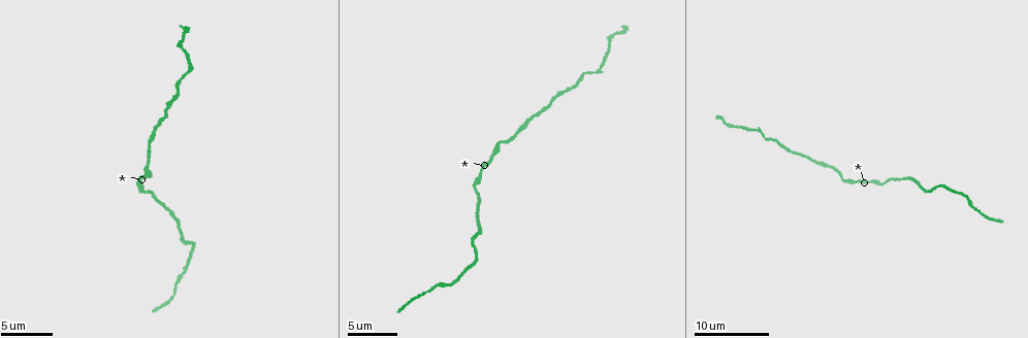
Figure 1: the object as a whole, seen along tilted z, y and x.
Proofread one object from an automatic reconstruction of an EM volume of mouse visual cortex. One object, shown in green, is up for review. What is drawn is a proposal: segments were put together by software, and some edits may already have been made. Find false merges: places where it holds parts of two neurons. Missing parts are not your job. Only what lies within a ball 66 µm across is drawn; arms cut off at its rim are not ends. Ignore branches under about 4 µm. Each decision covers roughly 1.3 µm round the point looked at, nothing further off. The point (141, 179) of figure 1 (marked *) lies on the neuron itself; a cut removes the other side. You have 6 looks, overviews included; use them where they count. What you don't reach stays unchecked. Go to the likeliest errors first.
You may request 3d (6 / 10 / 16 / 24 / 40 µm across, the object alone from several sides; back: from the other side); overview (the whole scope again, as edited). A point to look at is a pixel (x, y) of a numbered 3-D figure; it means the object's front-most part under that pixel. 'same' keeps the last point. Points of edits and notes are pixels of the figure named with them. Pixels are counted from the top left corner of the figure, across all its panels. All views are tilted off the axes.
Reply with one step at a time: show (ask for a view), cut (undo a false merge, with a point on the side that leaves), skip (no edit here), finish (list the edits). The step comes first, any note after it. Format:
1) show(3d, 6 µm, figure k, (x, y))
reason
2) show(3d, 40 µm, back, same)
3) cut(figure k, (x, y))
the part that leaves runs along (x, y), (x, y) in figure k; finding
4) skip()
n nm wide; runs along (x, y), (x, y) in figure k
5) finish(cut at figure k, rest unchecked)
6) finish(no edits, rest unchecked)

show(3d, 16 µm, figure 1, (175, 84))
thick turns thin

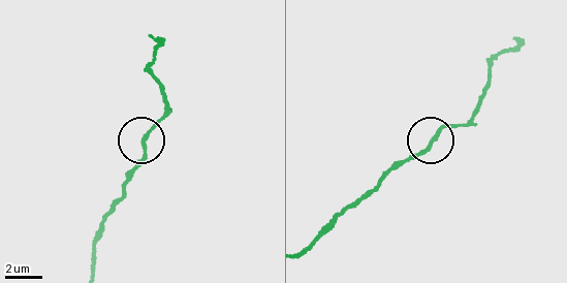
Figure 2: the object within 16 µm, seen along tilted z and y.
skip()
runs along (305, 247), (386, 175), (479, 109) in figure 2; one neuron here

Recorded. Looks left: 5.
show(3d, 10 µm, figure 1, (184, 51))

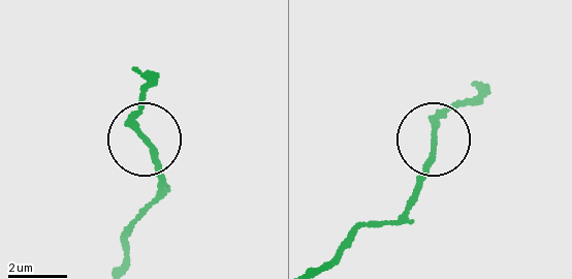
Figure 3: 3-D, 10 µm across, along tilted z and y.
show(3d, 6 µm, figure 3, (433, 145))

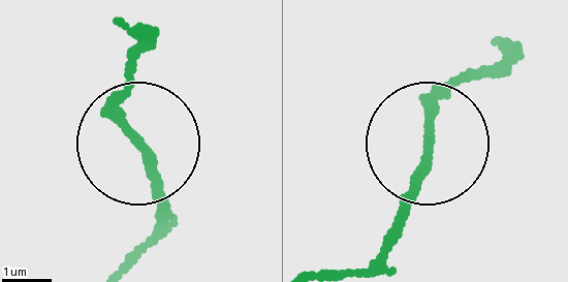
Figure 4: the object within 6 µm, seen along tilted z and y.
skip()
160 nm wide; runs along (351, 270), (386, 242), (437, 101), (492, 63), (501, 36) in figure 4; one neuron here

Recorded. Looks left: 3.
show(3d, 10 µm, figure 1, (146, 164))

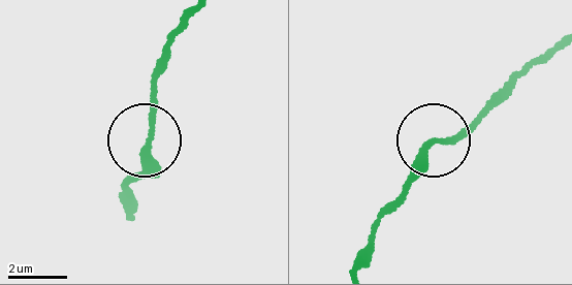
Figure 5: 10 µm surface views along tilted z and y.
show(3d, 10 µm, back, figure 5, (148, 138))
other side

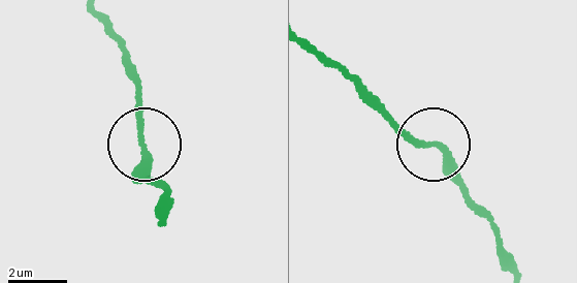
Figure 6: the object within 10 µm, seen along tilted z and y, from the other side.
skip()
runs along (483, 213), (449, 155), (380, 116) in figure 6; one neuron here

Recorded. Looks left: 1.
finish(no edits, rest unchecked)

